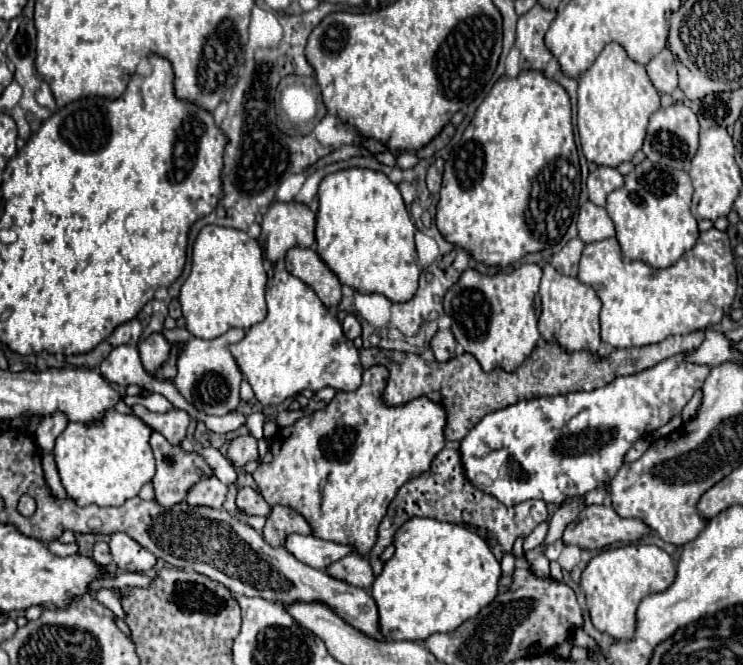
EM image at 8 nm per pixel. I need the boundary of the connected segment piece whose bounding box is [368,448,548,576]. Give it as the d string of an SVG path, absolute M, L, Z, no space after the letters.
M444 448L438 452L438 458L434 458L430 470L406 482L406 486L402 486L394 496L394 502L390 502L386 518L378 526L378 540L368 554L376 576L382 572L382 562L378 556L384 552L388 544L392 544L396 530L414 516L428 516L444 522L486 528L496 538L496 544L488 544L488 546L490 550L494 550L494 556L502 560L502 554L512 550L512 544L516 538L528 536L540 522L548 520L548 508L546 508L546 502L542 500L528 500L528 502L522 502L518 508L508 508L496 498L490 498L490 494L470 486L470 480L466 478L466 474L462 474L462 460L458 458L458 448Z

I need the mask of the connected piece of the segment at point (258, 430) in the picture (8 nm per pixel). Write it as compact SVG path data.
M256 412L256 414L252 414L252 416L248 416L246 418L246 426L248 426L248 430L250 430L250 434L254 436L254 438L262 438L262 426L265 423L265 415L262 412Z

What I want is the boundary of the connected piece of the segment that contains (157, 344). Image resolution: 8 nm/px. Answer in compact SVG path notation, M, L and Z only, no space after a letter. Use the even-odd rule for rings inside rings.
M152 334L146 340L142 340L138 344L138 352L140 352L140 360L142 366L148 374L158 374L160 366L166 362L166 358L170 356L170 344L164 340L162 334Z

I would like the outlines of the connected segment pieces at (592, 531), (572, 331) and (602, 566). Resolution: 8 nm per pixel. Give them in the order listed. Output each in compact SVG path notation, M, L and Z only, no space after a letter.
M586 506L570 526L562 542L586 550L602 550L614 542L636 542L650 528L636 518L620 518L612 506Z
M550 264L544 266L544 276L540 284L540 298L542 298L542 314L538 322L538 330L546 342L558 342L568 354L586 350L590 354L596 354L600 348L600 306L602 302L598 300L596 292L578 282L576 278L564 276L556 272Z
M628 544L600 552L588 562L580 580L594 628L614 640L630 640L636 630L636 608L640 600L654 592L664 592L674 582L674 576L676 566L672 558L658 546Z

